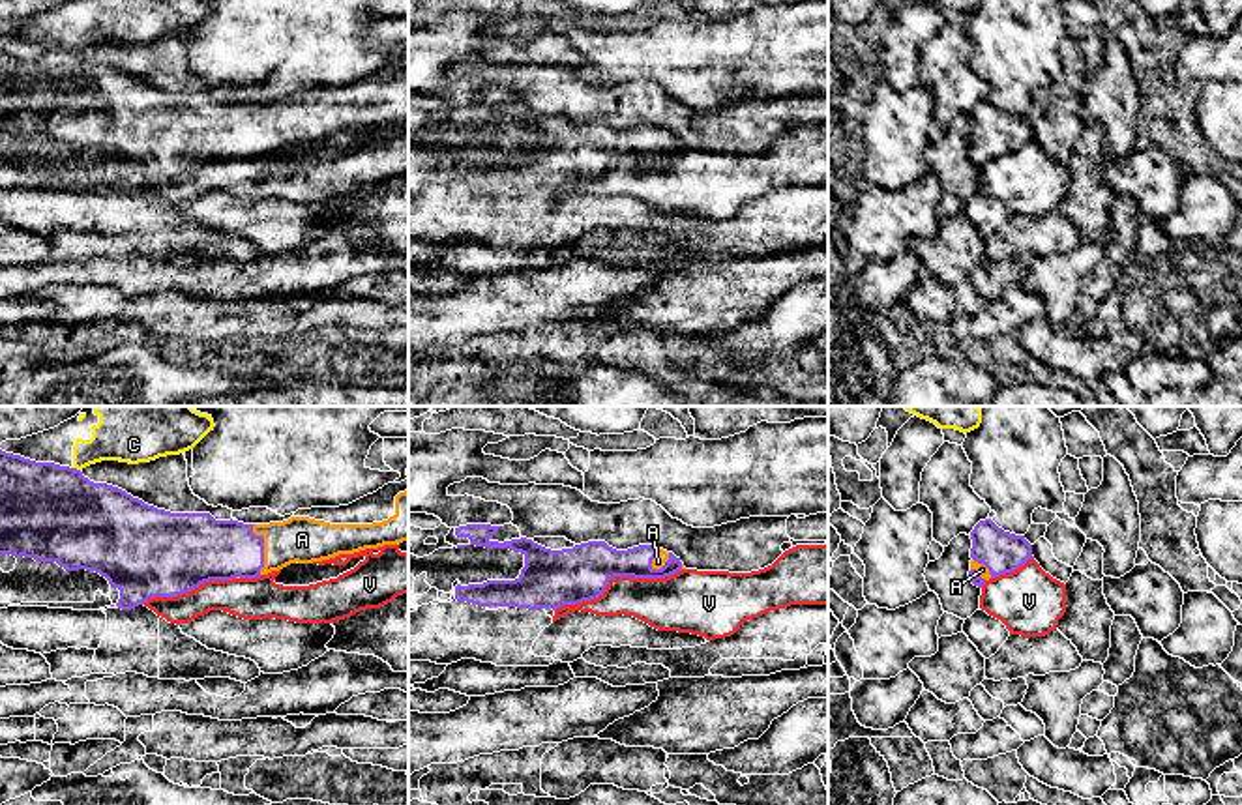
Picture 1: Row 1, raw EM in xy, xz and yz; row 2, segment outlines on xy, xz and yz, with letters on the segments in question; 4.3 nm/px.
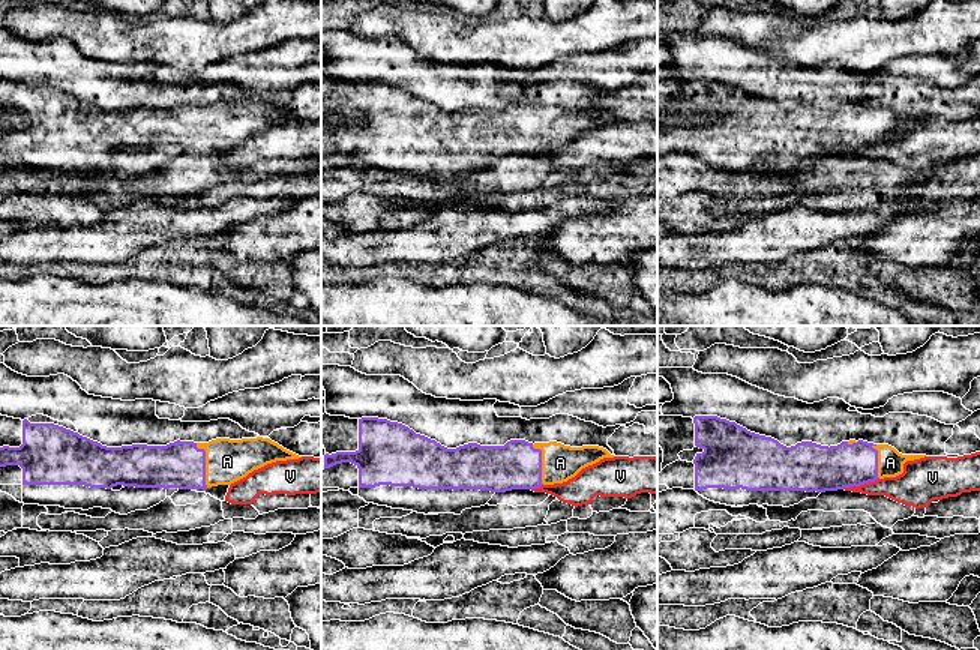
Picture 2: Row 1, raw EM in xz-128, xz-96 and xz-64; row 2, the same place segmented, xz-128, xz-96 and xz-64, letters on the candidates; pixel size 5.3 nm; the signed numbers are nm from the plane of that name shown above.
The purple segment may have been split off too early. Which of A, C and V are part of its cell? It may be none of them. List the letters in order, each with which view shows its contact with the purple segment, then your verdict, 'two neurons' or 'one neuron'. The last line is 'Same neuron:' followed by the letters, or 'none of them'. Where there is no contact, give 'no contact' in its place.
A: meets purple in xy; one neuron
C: meets purple in xy; two neurons
V: meets purple in xz; two neurons
Same neuron: A

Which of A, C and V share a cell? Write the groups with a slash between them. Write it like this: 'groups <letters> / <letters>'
groups A / C / V

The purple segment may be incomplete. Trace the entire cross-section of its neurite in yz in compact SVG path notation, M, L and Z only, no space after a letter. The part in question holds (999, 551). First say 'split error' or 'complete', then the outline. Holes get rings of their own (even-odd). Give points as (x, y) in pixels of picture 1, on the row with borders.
split error; M991 519L980 520L970 532L968 578L982 588L989 578L1012 573L1032 560L1032 545L1025 535L998 528Z

